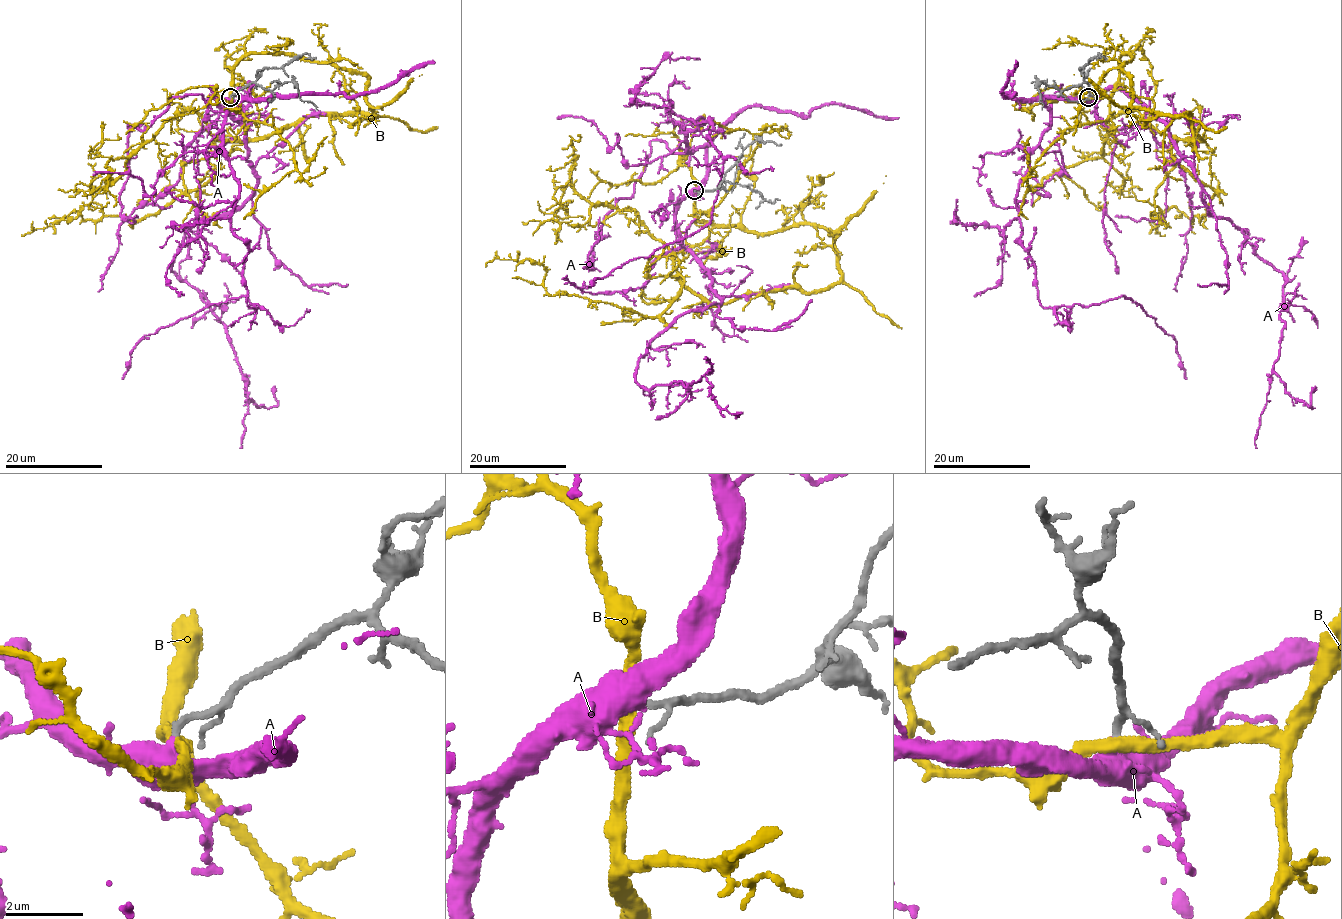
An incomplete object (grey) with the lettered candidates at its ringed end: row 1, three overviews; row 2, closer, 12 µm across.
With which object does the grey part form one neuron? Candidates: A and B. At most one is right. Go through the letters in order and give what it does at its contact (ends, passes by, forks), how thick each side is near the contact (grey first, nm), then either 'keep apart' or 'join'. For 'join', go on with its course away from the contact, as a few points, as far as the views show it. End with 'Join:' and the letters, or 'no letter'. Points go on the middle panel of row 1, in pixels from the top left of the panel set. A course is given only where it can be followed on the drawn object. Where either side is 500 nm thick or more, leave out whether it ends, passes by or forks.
A: calibres 200 and 600 nm; join; course (695, 190), (676, 213), (679, 242), (720, 302), (661, 331), (636, 380), (688, 386), (704, 376), (739, 417)
B: it passes by; calibres 200 and 320 nm; keep apart
Join: A

